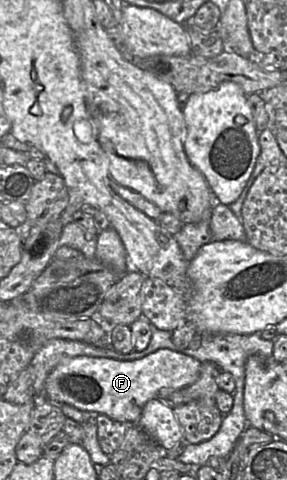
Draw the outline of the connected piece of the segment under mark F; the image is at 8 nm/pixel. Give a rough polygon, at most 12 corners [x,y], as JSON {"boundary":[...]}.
{"boundary":[[158,349],[137,360],[77,356],[48,375],[56,404],[138,424],[144,405],[199,377]]}

